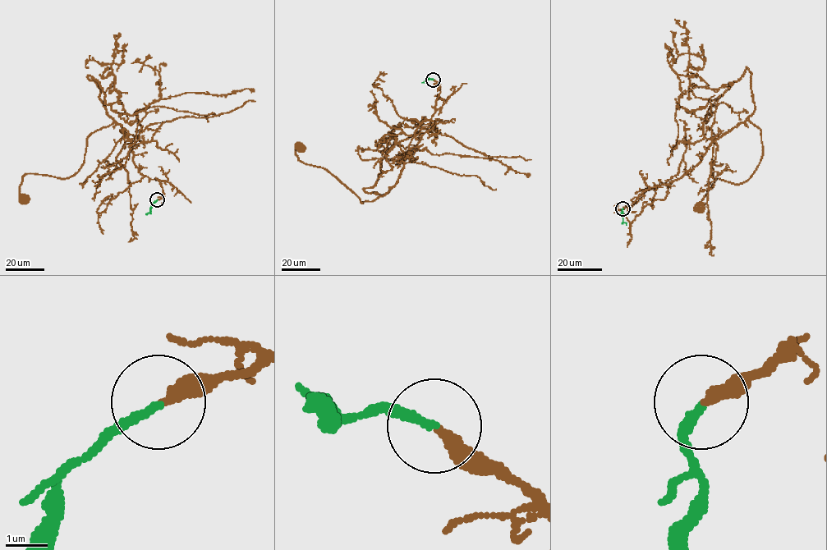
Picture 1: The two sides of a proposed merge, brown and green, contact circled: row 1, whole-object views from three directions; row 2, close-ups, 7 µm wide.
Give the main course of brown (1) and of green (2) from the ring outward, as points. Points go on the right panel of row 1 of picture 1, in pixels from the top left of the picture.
1: (622, 208), (686, 175), (711, 144), (748, 120), (760, 131), (755, 170), (741, 183), (717, 178), (698, 207)
2: (622, 208), (622, 222), (627, 223)

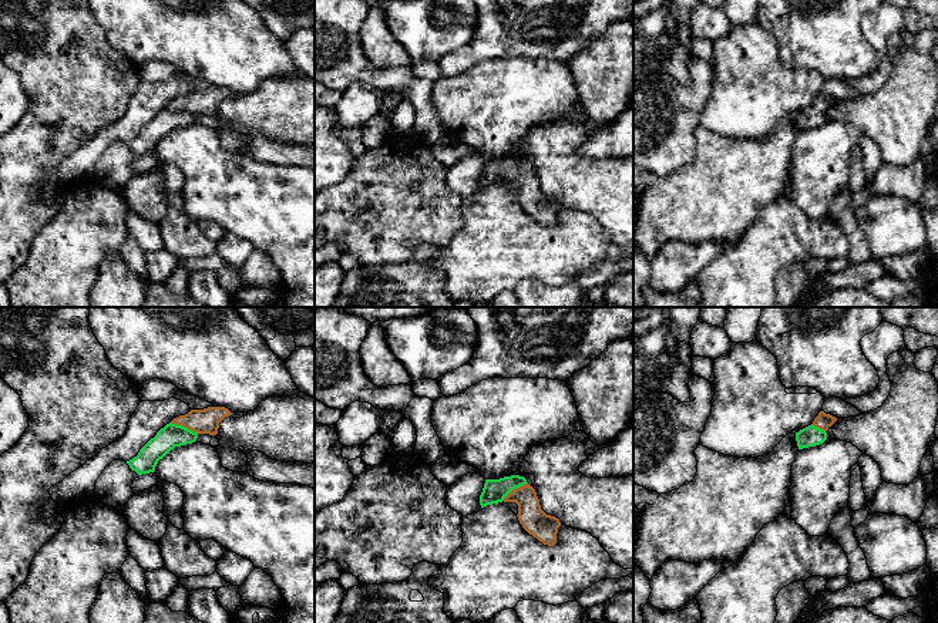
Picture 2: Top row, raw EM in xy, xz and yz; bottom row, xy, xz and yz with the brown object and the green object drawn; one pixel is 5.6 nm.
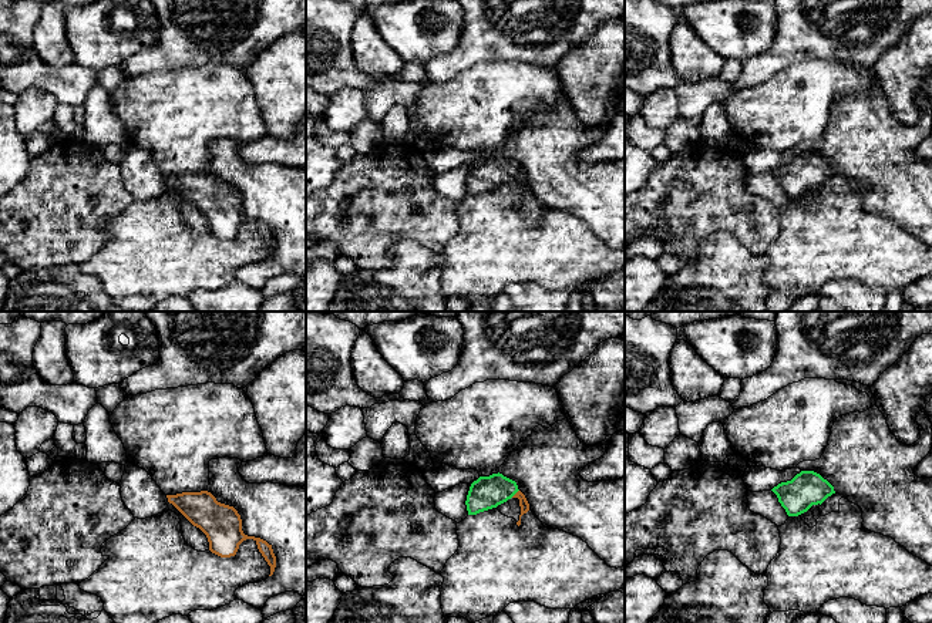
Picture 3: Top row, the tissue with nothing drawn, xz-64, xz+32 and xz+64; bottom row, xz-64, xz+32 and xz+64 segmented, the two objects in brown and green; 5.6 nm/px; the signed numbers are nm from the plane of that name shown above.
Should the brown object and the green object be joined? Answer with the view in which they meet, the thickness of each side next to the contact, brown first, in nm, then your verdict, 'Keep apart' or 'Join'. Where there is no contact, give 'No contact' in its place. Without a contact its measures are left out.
Touches brown in xy. Thickness 140 nm (brown) against 140 nm. Join

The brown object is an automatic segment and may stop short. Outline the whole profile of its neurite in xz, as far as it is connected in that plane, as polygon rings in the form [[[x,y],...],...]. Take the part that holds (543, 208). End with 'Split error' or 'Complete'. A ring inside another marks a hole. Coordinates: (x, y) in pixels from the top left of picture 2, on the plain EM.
[[[511,156],[500,161],[485,161],[480,176],[481,189],[502,182],[518,186],[518,202],[529,216],[548,228],[557,225],[561,203],[541,191],[535,171],[524,158]]]. Split error

